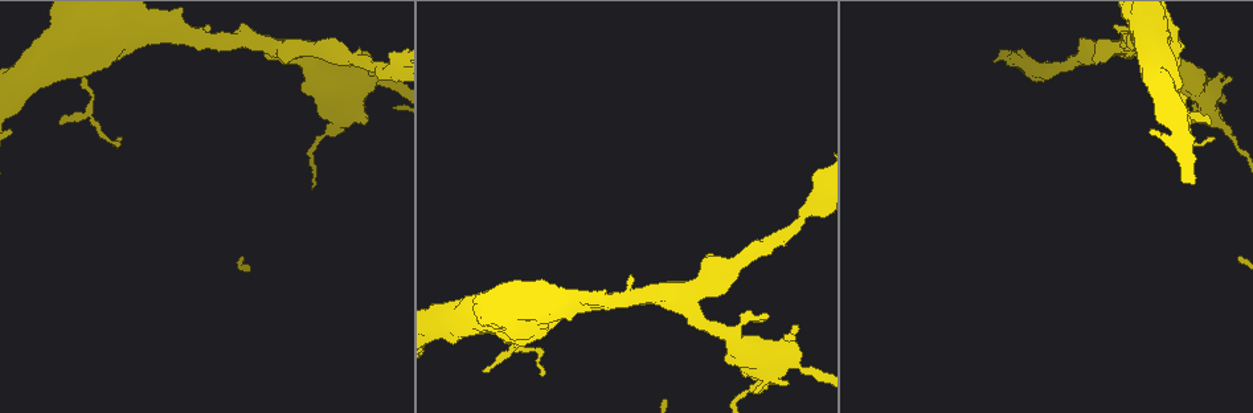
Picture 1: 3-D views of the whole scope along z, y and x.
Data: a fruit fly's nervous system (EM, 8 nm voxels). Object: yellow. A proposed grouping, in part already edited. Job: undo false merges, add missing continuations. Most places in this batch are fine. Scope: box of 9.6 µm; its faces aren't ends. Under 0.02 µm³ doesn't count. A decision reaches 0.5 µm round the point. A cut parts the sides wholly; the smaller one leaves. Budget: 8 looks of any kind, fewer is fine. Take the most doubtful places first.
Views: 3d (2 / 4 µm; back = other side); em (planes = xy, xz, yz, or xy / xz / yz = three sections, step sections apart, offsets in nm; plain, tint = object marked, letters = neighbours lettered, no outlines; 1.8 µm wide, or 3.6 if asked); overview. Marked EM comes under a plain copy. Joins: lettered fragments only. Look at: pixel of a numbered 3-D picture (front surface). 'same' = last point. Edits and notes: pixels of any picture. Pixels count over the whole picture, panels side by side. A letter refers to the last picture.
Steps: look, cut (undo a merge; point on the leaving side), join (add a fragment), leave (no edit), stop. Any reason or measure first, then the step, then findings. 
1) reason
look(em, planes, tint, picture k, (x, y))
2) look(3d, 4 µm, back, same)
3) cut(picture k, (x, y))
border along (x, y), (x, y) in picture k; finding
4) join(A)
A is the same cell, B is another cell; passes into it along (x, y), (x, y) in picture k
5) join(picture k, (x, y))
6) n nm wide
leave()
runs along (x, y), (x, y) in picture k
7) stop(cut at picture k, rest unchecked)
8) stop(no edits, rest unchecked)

arms part here
look(em, planes, letters, picture 1, (262, 44))

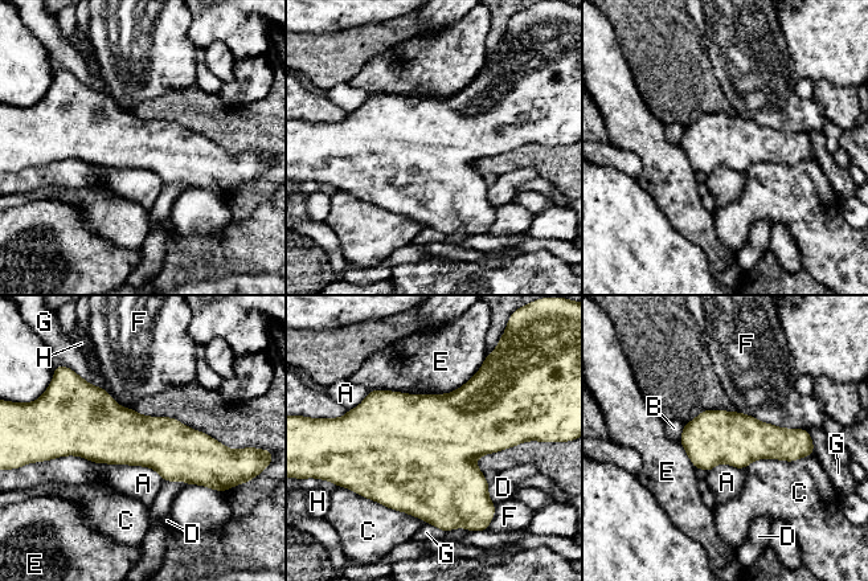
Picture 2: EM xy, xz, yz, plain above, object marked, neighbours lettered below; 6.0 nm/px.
leave()
A, B, C, D, E, F, G and H are other cells; border along (97, 462), (150, 466), (164, 481) in picture 2; one cell here

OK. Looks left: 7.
an open end
look(3d, 2 µm, picture 1, (765, 313))

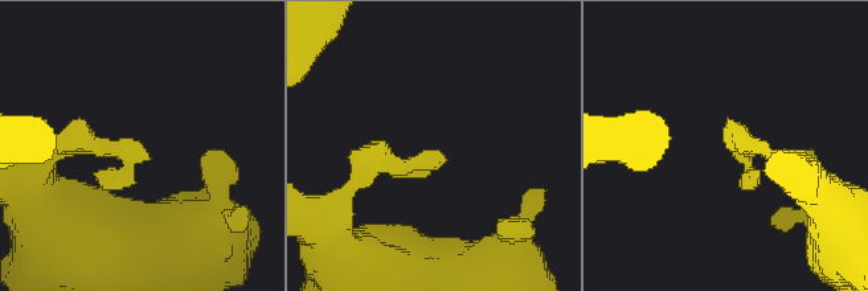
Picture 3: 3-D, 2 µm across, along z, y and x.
look(em, yz, step 4, tint, picture 3, (143, 158))

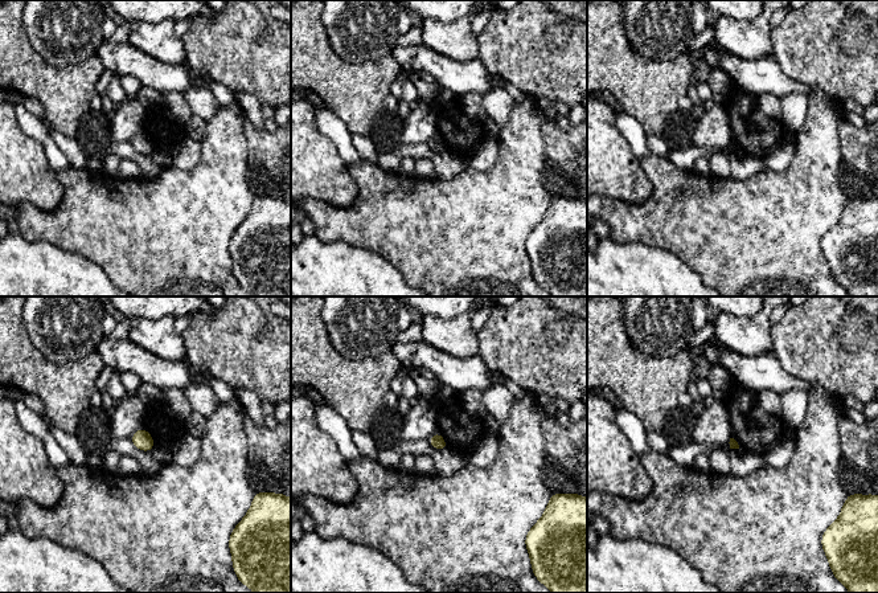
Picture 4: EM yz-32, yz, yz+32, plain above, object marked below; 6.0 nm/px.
see the neighbours
look(em, yz, step 4, letters, same)

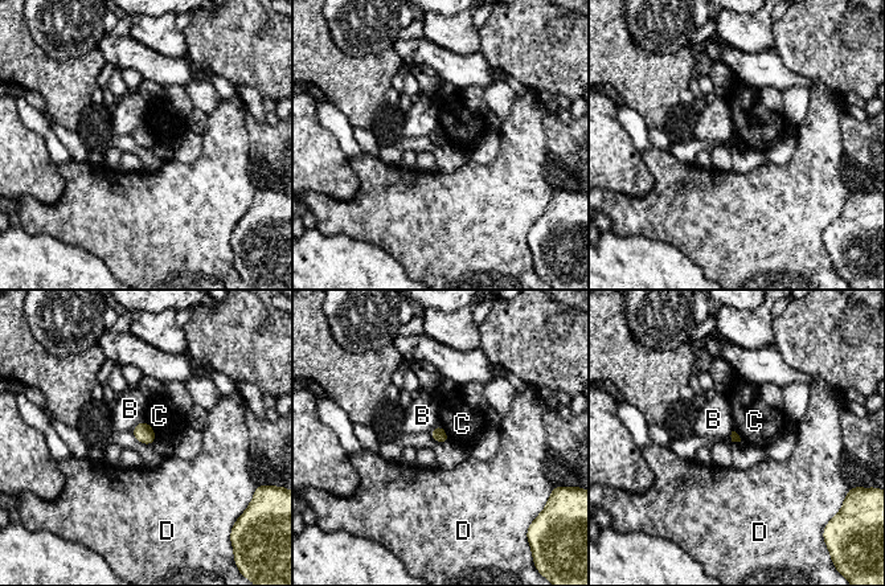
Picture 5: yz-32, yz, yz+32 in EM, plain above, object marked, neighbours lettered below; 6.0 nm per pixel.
C touches over 130 nm
leave()
B, C and D are other cells; border along (438, 423), (450, 439) in picture 5; none of them fits

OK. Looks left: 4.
a narrow waist
look(em, planes, letters, picture 1, (1059, 67))

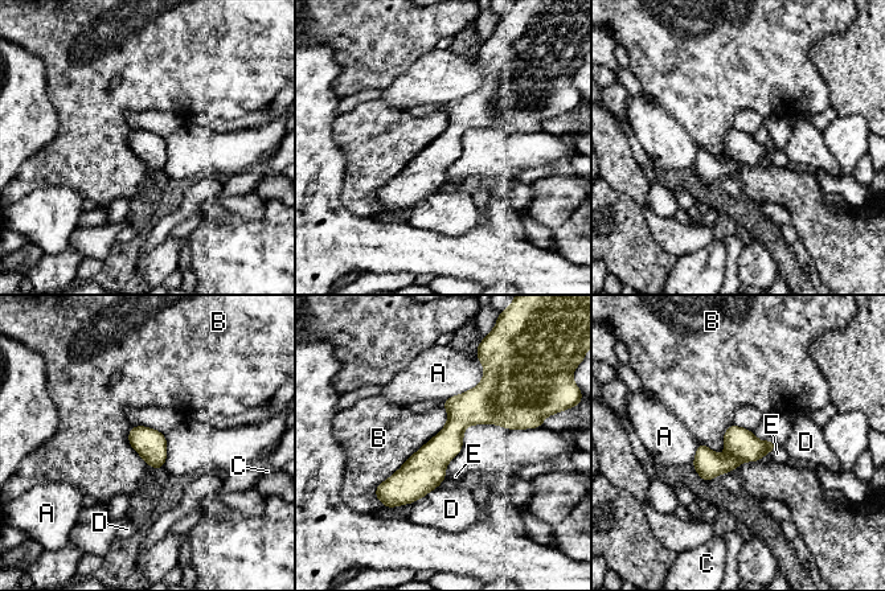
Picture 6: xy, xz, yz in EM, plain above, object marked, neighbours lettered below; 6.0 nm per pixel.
B touches over 700 nm
leave()
A, B, C, D and E are other cells; one cell here

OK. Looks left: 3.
sharp bend
look(em, xz, step 4, tint, picture 1, (84, 77))

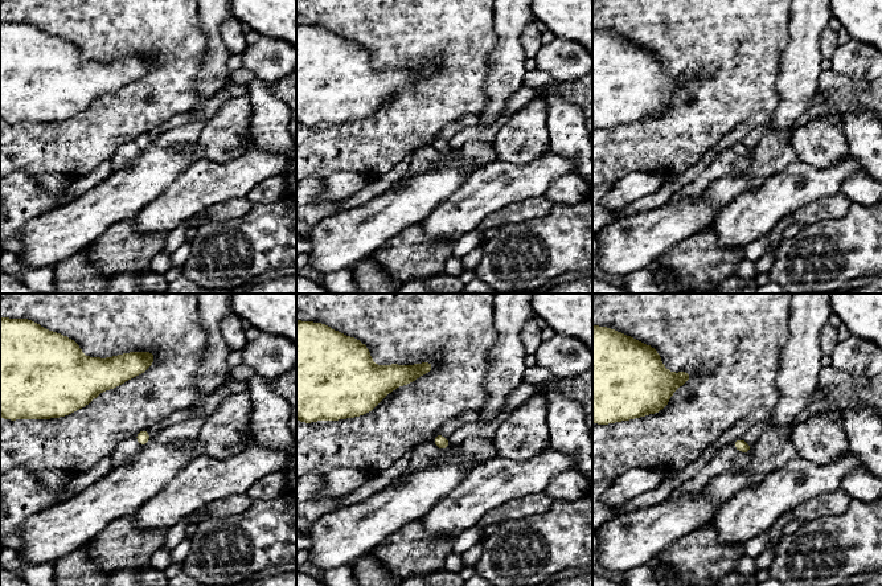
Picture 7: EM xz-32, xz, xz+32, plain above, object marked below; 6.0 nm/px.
look(em, planes, letters, same)

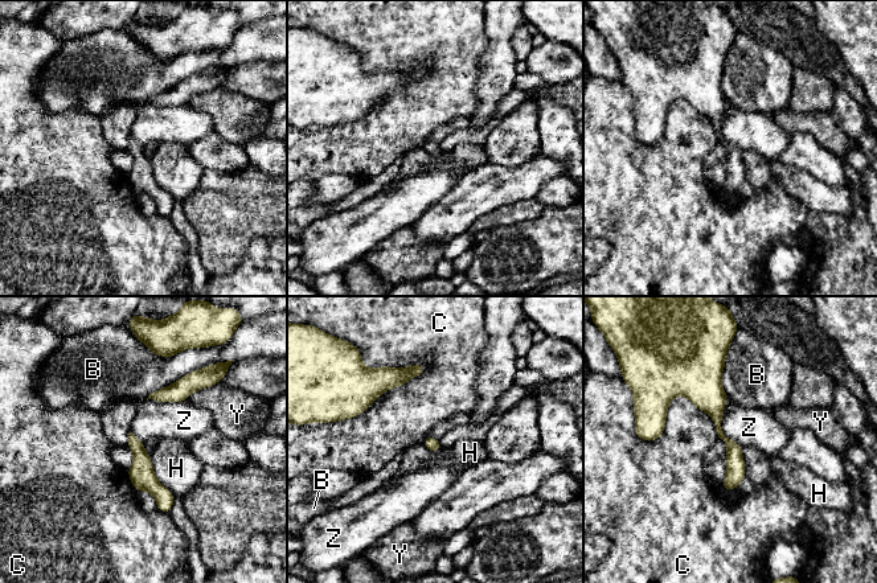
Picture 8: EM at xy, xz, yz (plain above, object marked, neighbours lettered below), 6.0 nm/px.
80 nm wide
leave()
B, C, H, Y and Z are other cells; border along (147, 398), (156, 401), (185, 401) in picture 8; one cell here

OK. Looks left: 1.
stop(no edits, rest unchecked)

